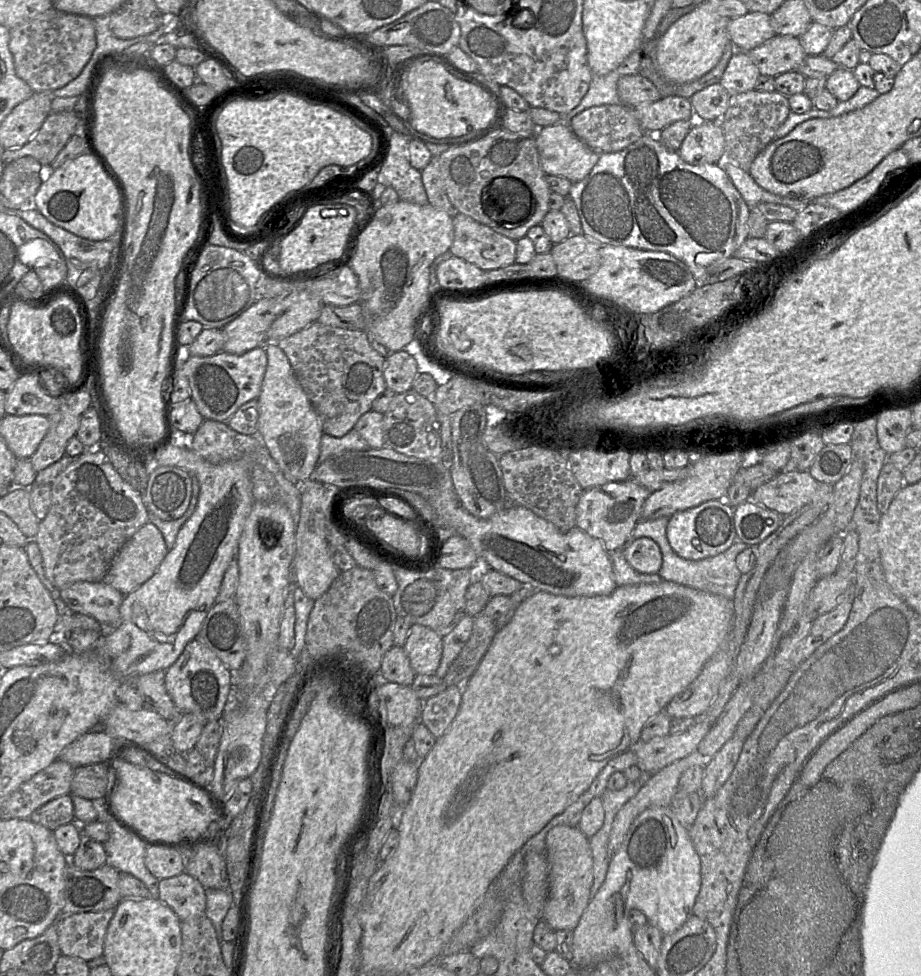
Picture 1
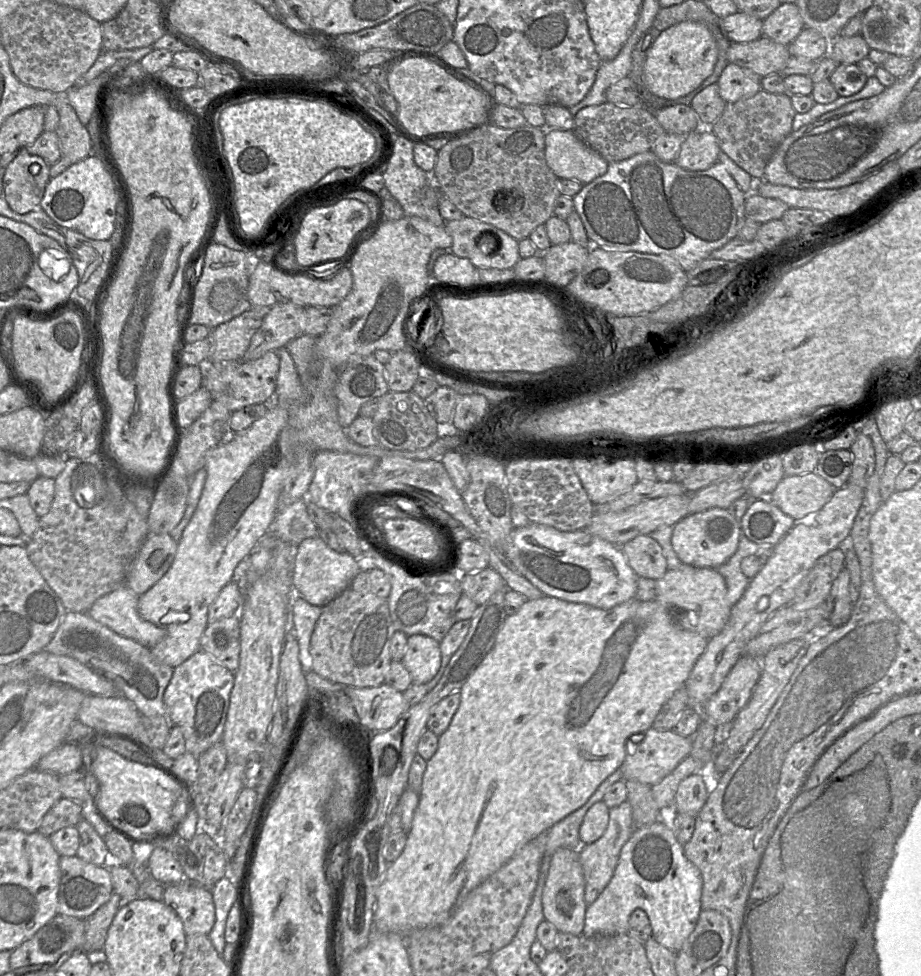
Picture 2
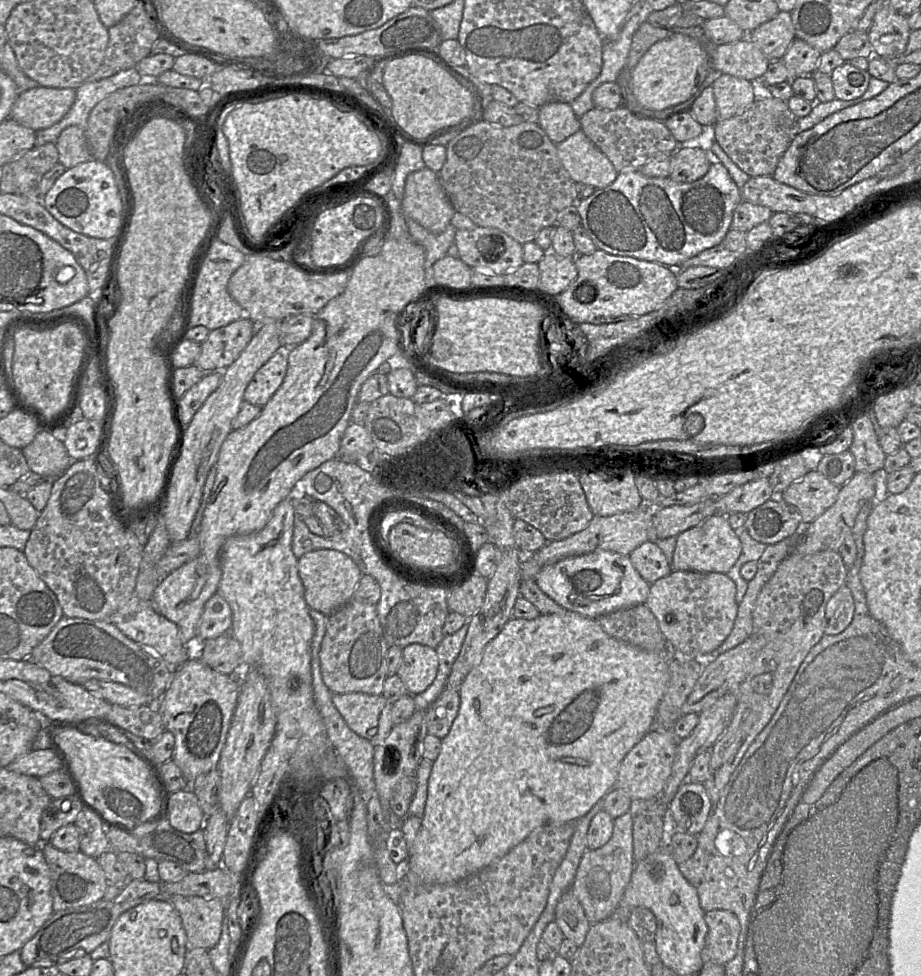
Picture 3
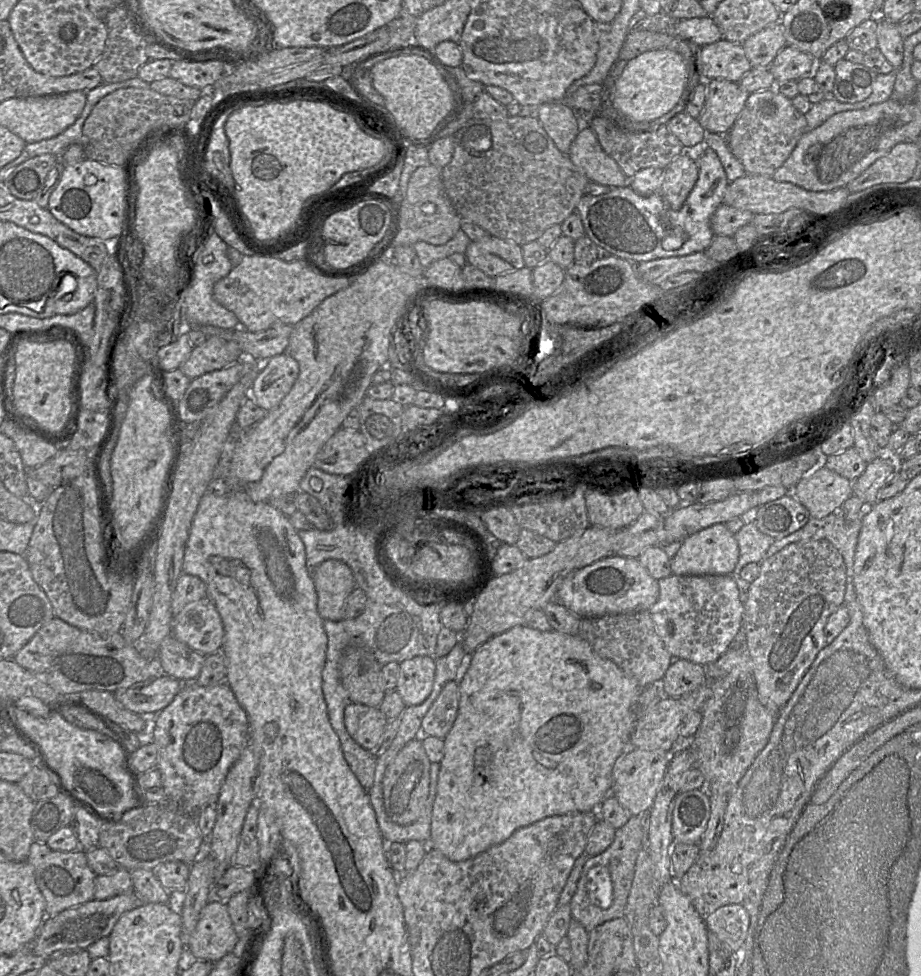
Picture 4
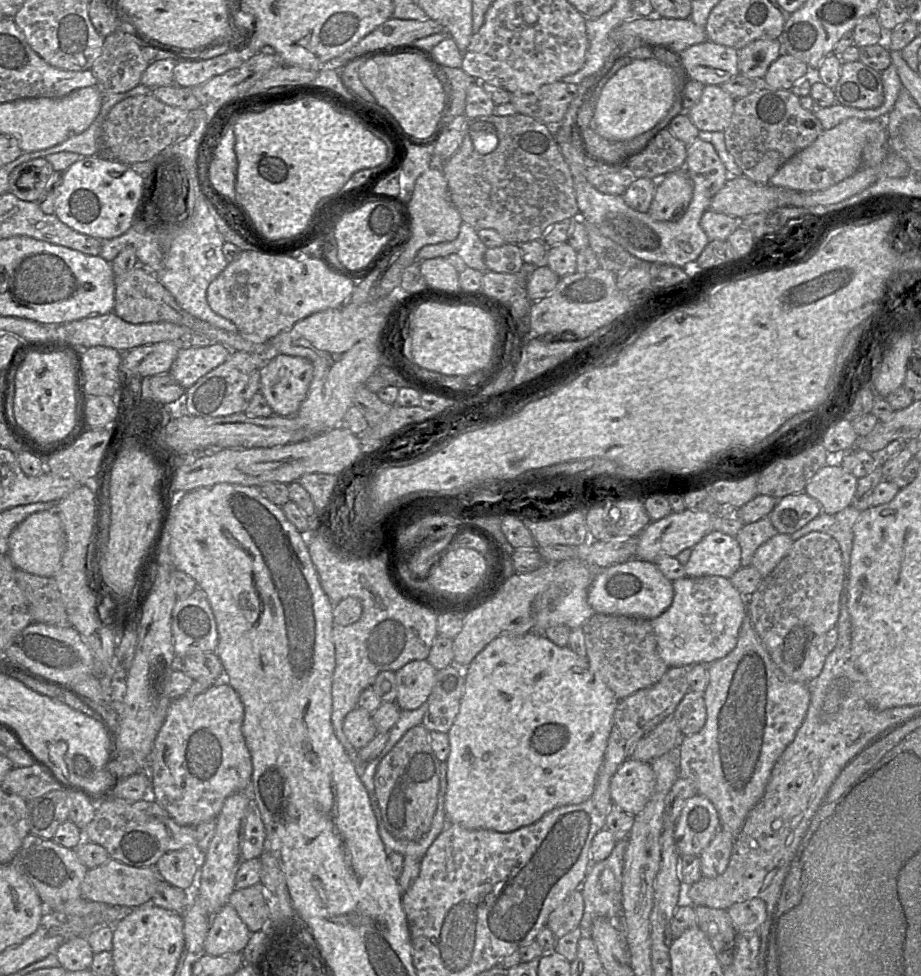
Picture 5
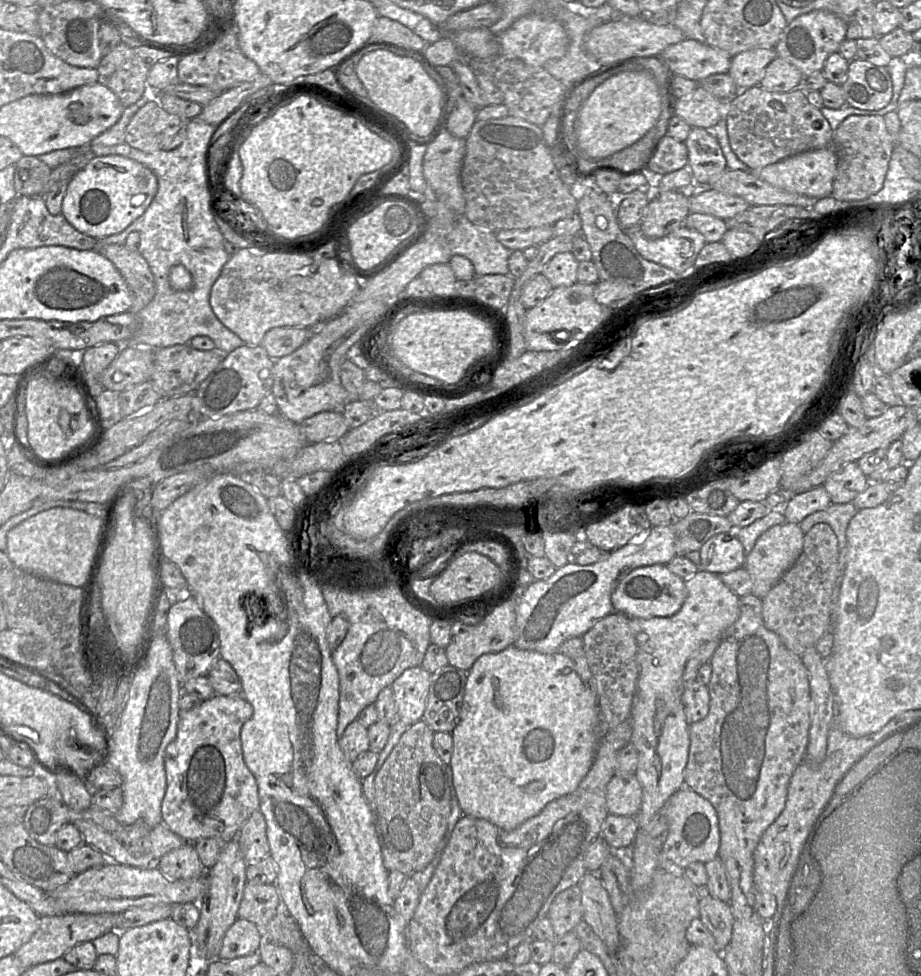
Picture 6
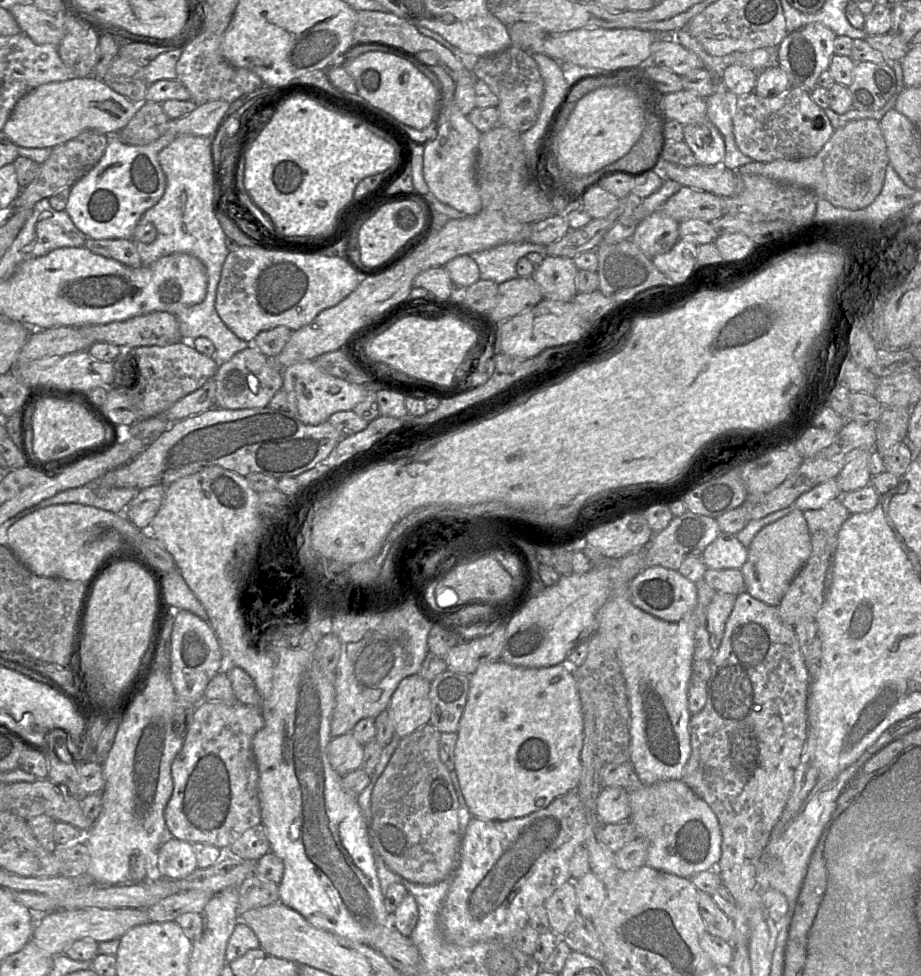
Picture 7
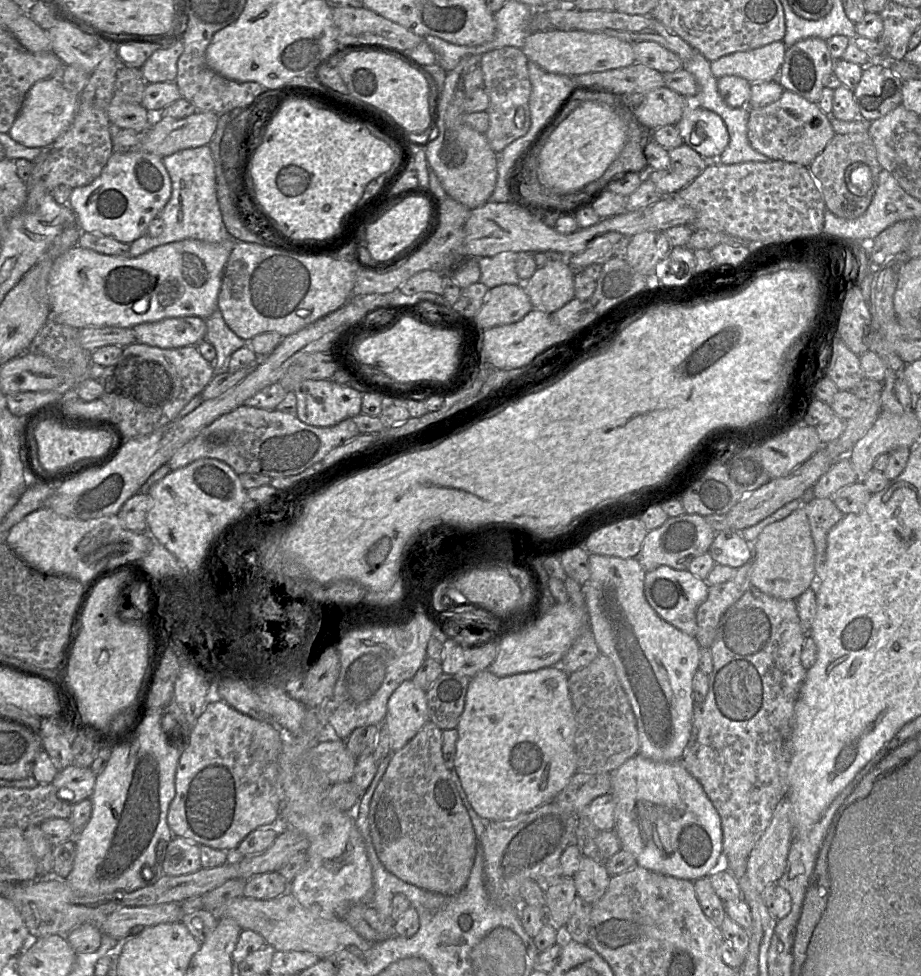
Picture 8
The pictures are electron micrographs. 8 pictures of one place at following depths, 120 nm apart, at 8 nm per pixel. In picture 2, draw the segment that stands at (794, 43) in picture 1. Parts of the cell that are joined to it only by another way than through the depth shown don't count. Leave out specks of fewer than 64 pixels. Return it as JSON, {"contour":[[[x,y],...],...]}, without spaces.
{"contour":[[[767,37],[752,42],[731,43],[728,50],[729,63],[750,69],[760,77],[781,72],[789,58],[787,45]]]}

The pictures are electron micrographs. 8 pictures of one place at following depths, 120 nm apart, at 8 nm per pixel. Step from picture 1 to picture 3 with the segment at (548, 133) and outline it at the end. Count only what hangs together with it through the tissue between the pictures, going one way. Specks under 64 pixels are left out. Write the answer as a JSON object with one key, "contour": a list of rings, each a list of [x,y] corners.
{"contour":[[[579,130],[556,145],[558,157],[575,183],[602,189],[618,175],[610,160]]]}

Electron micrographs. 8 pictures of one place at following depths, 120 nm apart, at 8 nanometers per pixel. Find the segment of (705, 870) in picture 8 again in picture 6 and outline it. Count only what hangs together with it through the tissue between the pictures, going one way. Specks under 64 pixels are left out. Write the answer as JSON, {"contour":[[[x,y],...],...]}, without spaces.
{"contour":[[[688,787],[676,791],[661,810],[668,822],[668,836],[662,846],[661,855],[685,869],[694,862],[703,864],[718,857],[720,832],[718,814],[712,804]]]}

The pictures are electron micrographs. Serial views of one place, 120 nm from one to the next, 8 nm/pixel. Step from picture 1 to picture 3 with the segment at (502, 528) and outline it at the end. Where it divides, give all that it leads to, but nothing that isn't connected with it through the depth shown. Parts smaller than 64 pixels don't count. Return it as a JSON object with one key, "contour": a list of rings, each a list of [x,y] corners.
{"contour":[[[596,549],[564,558],[539,572],[535,582],[540,589],[567,610],[598,618],[617,610],[646,603],[650,584],[633,566],[629,555]]]}

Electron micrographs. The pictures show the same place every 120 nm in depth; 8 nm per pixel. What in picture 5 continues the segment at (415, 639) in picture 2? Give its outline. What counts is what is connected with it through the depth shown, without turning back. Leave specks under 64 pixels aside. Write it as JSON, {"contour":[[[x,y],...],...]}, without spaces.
{"contour":[[[413,660],[397,670],[398,707],[415,710],[425,703],[431,694],[437,671],[427,660]]]}

